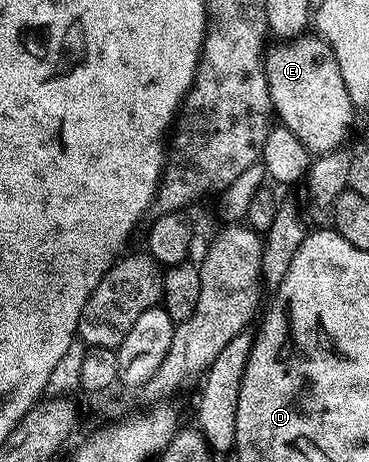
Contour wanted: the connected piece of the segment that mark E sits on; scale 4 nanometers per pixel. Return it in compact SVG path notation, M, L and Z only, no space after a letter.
M301 34L285 39L283 42L276 42L272 48L265 51L264 73L272 99L272 110L275 119L281 125L294 130L294 135L302 141L313 154L335 152L341 147L340 144L348 136L348 127L352 124L352 99L346 90L346 82L342 82L342 70L338 70L338 58L334 58L334 50L324 41L319 34Z

